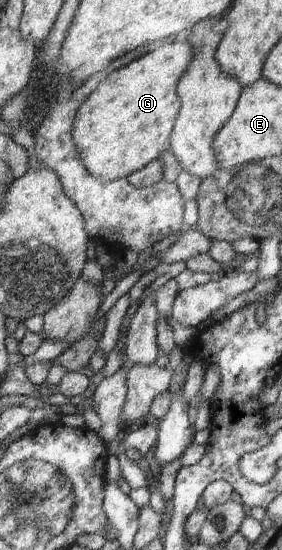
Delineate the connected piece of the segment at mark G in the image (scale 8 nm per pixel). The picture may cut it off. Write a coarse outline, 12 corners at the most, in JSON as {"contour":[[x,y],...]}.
{"contour":[[186,40],[101,79],[72,138],[91,175],[171,148]]}

